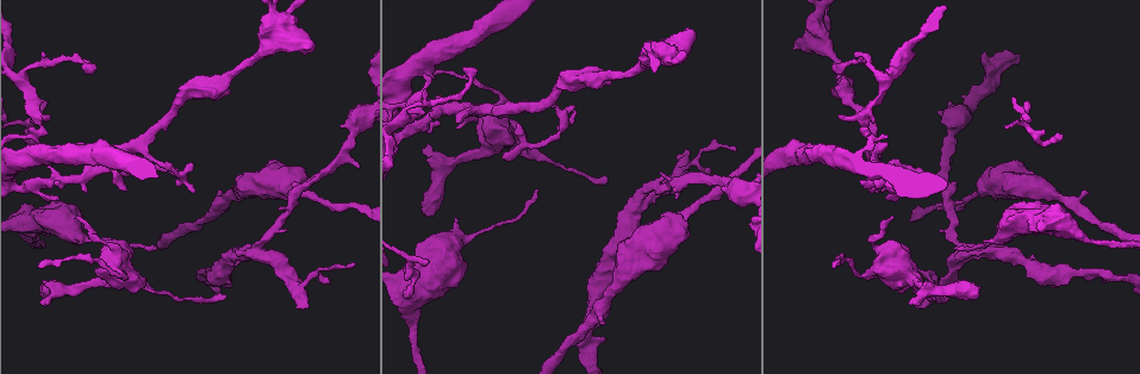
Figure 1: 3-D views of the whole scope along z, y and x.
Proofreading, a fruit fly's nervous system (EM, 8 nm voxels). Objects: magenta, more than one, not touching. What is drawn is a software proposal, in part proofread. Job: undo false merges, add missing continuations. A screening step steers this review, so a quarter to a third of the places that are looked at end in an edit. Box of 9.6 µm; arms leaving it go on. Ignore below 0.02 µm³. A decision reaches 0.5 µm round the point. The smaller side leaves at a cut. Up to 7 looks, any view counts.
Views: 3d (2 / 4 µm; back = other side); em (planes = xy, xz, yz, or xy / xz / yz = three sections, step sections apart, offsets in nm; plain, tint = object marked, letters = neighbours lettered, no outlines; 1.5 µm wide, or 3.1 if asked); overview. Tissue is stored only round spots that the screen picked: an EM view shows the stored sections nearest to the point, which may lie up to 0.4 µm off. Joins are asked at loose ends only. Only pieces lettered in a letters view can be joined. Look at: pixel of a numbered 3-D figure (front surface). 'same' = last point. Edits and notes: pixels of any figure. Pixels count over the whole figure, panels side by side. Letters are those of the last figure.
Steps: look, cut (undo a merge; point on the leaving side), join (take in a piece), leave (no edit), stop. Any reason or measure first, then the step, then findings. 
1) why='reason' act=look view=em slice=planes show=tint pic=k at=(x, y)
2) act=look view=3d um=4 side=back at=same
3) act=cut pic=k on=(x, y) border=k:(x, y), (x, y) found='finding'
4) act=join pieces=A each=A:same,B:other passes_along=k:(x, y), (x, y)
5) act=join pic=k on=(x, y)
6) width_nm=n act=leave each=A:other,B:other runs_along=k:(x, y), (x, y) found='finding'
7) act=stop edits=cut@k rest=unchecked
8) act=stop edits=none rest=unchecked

why='thin end' act=look view=3d um=2 pic=1 at=(38, 267)

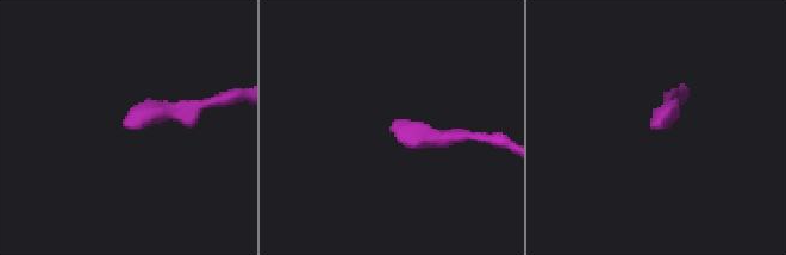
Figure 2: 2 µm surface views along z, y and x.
act=look view=em slice=planes show=tint pic=2 at=(395, 127)

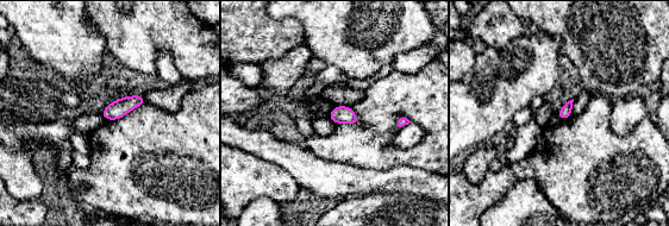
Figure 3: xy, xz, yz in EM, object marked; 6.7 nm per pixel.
act=look view=em slice=planes show=letters at=same

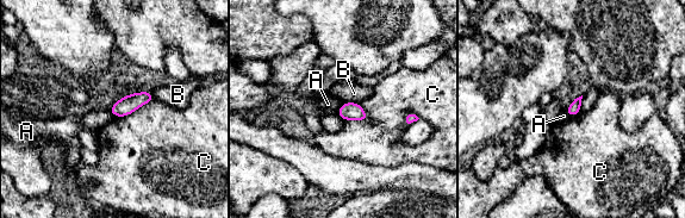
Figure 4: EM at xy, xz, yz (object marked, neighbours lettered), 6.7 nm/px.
act=leave each=A:other,B:other,C:other border=4:(343, 103), (336, 113) found='none of them fits'

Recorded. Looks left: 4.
why='branch stops here' act=look view=3d um=4 side=back pic=1 at=(40, 291)

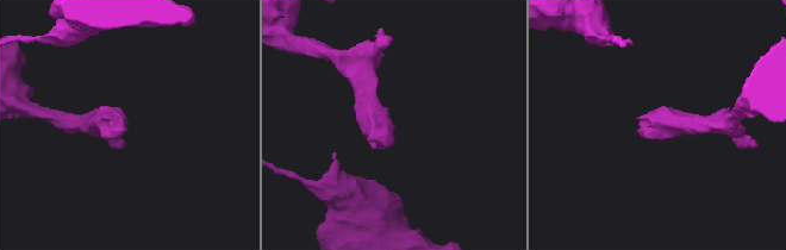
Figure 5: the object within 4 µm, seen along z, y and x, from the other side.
act=look view=em slice=xy step=8 show=tint pic=5 at=(390, 142)

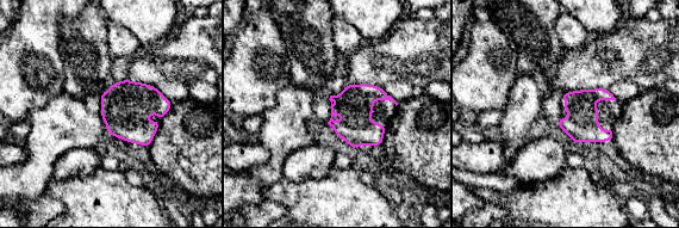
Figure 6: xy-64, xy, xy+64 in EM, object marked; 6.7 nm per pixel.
why='another direction' act=look view=em slice=planes show=letters at=same

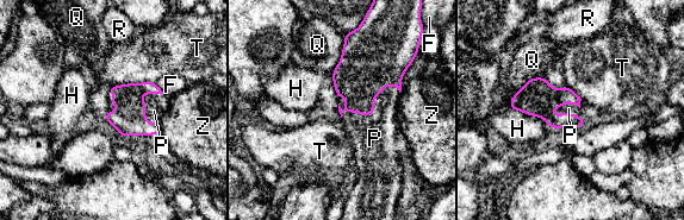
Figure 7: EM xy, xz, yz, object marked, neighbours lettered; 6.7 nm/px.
act=join pieces=P each=F:other,H:other,P:same,Q:other,R:other,T:other,Z:other found='it goes on there'

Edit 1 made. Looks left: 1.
act=look view=em slice=planes show=letters pic=1 at=(35, 135)

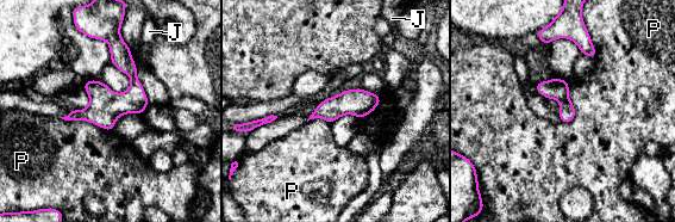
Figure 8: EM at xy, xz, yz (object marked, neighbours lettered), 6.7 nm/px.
act=leave each=J:other,P:other border=8:(61, 117), (88, 121), (111, 131) found='continuous, no second neuron'

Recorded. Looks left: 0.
act=stop edits=join@7 rest=unchecked

